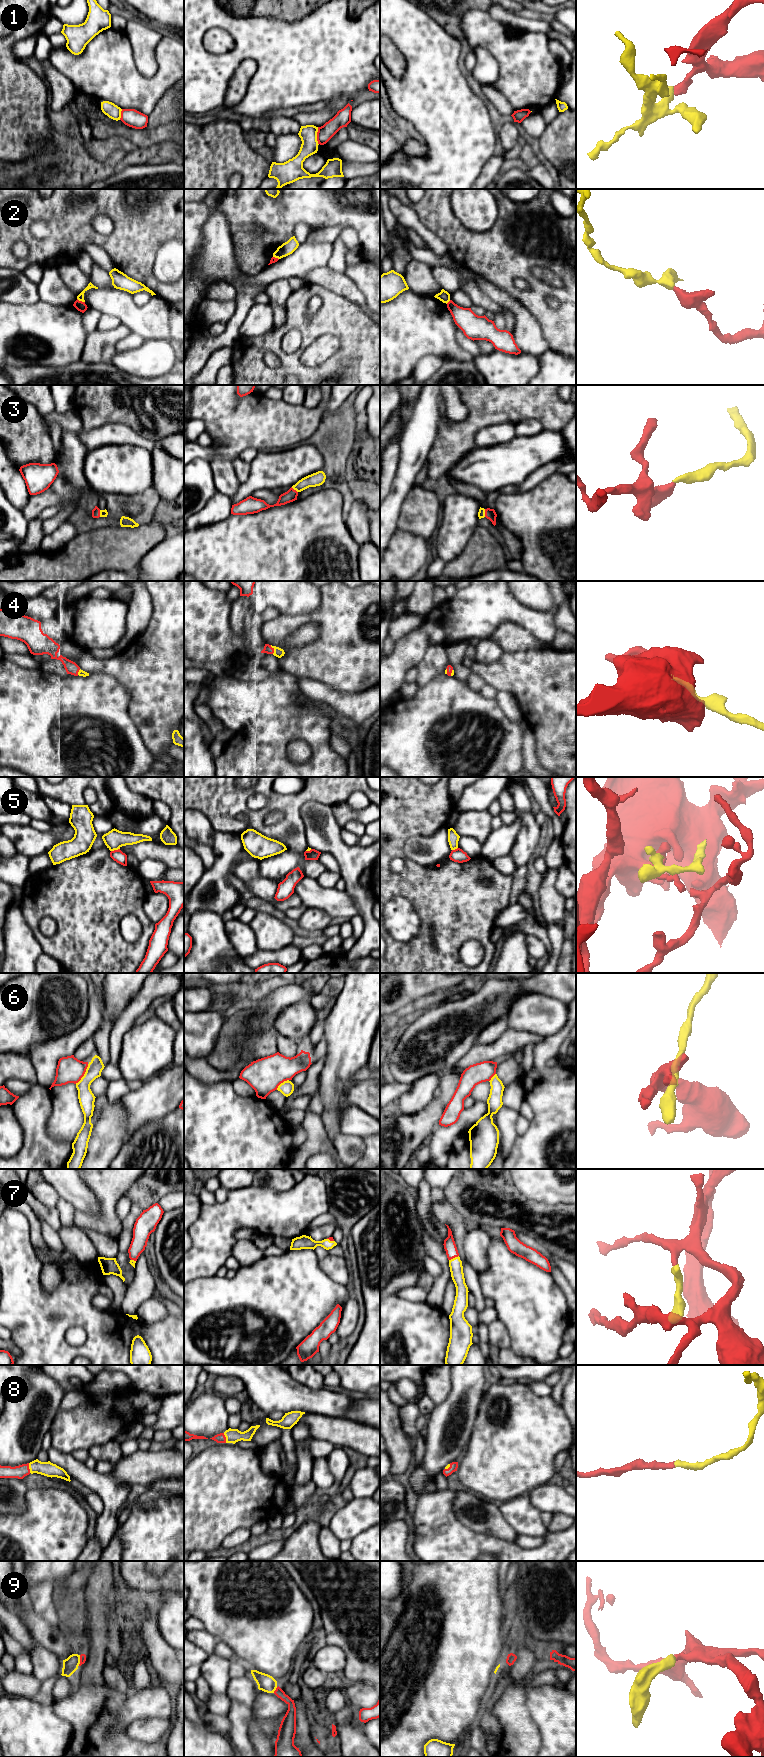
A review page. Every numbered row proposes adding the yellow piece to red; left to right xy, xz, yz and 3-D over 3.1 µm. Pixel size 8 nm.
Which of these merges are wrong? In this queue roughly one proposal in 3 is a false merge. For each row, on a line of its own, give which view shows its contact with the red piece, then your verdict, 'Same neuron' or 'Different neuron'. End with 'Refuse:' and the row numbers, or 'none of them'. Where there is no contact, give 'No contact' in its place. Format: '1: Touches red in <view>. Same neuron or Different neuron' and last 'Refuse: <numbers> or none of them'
1: Touches red in xz. Different neuron
2: Touches red in xy. Different neuron
3: Touches red in yz. Same neuron
4: Touches red in xz. Same neuron
5: Touches red in xy. Different neuron
6: Touches red in xy. Different neuron
7: Touches red in yz. Same neuron
8: Touches red in xy. Same neuron
9: Touches red in xz. Same neuron
Refuse: 1, 2, 5, 6

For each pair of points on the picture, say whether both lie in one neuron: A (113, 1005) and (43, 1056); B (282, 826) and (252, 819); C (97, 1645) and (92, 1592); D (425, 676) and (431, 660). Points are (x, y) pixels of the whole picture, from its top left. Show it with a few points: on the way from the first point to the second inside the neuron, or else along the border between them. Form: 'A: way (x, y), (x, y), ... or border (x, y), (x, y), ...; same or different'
A: border (102, 989), (103, 1021), (94, 1034); different
B: way (275, 829), (263, 829), (259, 826); same
C: way (98, 1632), (98, 1605); same
D: way (426, 672), (431, 664); same

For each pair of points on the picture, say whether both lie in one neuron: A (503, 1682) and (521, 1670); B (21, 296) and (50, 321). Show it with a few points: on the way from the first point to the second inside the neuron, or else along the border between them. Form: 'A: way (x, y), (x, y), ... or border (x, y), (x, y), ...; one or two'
A: border (510, 1666), (510, 1683), (499, 1698); two
B: border (39, 300), (30, 304), (10, 304); two

